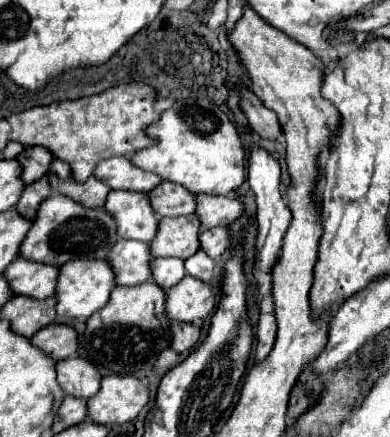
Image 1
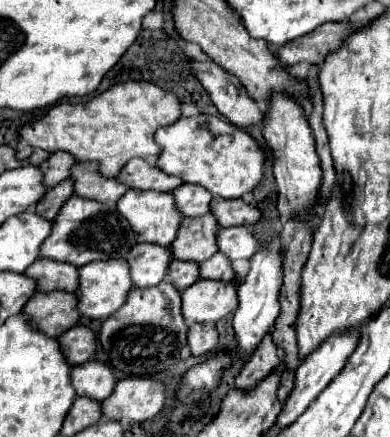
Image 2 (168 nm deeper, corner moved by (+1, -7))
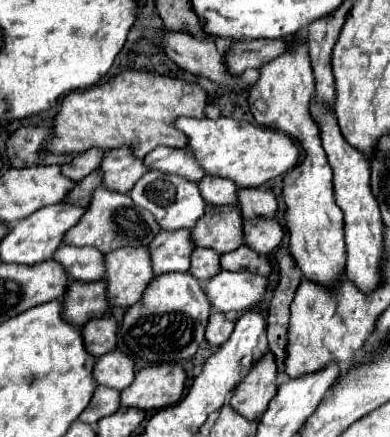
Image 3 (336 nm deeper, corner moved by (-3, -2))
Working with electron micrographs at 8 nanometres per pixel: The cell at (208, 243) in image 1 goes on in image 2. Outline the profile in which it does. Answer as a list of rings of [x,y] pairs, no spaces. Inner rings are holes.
[[[243,226],[221,228],[217,232],[217,248],[225,258],[229,258],[233,262],[239,258],[251,258],[259,250],[259,242]]]

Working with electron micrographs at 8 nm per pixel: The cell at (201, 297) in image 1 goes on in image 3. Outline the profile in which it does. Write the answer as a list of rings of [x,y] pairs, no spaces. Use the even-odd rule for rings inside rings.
[[[221,271],[213,279],[205,283],[207,297],[211,299],[211,307],[223,313],[229,311],[247,311],[255,309],[269,287],[269,277],[249,273],[249,271]]]

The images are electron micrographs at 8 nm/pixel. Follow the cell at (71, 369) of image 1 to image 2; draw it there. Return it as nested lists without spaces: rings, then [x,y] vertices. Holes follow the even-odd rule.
[[[87,360],[71,368],[71,386],[77,396],[91,400],[105,400],[115,388],[115,376],[111,368],[97,360]]]

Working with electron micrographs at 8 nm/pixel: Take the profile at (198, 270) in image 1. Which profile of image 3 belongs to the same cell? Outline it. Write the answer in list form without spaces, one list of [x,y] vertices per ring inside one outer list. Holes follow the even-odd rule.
[[[241,245],[239,249],[221,255],[221,267],[227,271],[255,271],[259,275],[271,275],[273,271],[269,257],[255,253],[247,245]]]

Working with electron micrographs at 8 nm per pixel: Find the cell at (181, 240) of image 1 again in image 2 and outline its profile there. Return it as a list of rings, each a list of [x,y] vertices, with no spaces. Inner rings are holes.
[[[205,214],[199,218],[183,218],[177,238],[171,242],[169,250],[175,260],[183,262],[203,262],[211,258],[215,248],[215,232],[219,226],[215,224],[215,216]]]

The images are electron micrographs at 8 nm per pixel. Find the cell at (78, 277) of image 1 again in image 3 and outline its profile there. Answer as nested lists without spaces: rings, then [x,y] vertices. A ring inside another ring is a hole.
[[[123,247],[105,255],[109,299],[113,307],[131,307],[141,297],[151,279],[155,277],[151,269],[149,247]]]

